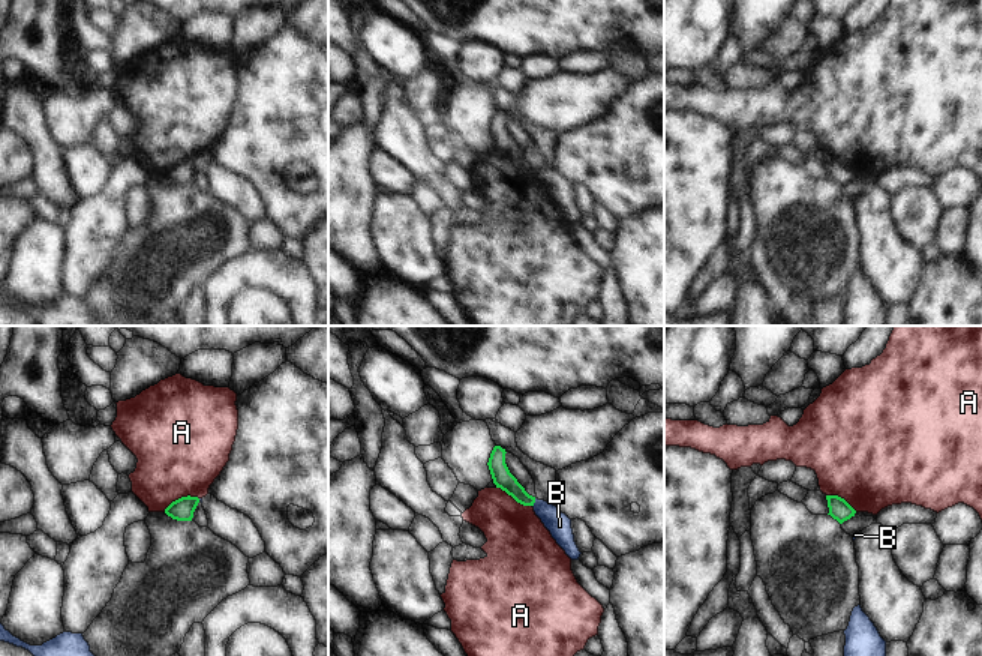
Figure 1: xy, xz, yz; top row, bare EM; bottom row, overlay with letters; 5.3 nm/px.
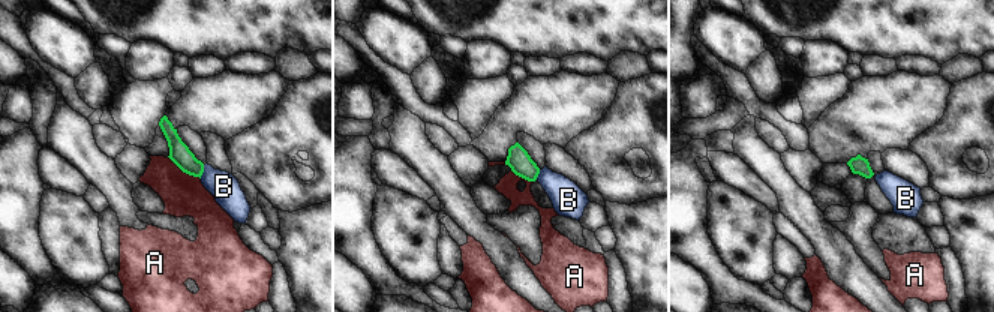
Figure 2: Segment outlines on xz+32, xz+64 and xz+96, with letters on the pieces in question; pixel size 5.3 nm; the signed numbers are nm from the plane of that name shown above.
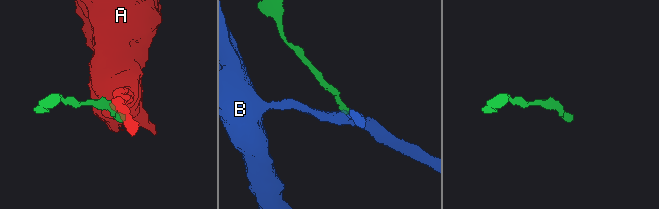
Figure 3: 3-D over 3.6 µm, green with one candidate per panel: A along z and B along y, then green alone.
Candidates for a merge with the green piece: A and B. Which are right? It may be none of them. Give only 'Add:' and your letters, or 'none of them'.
Add: none of them

